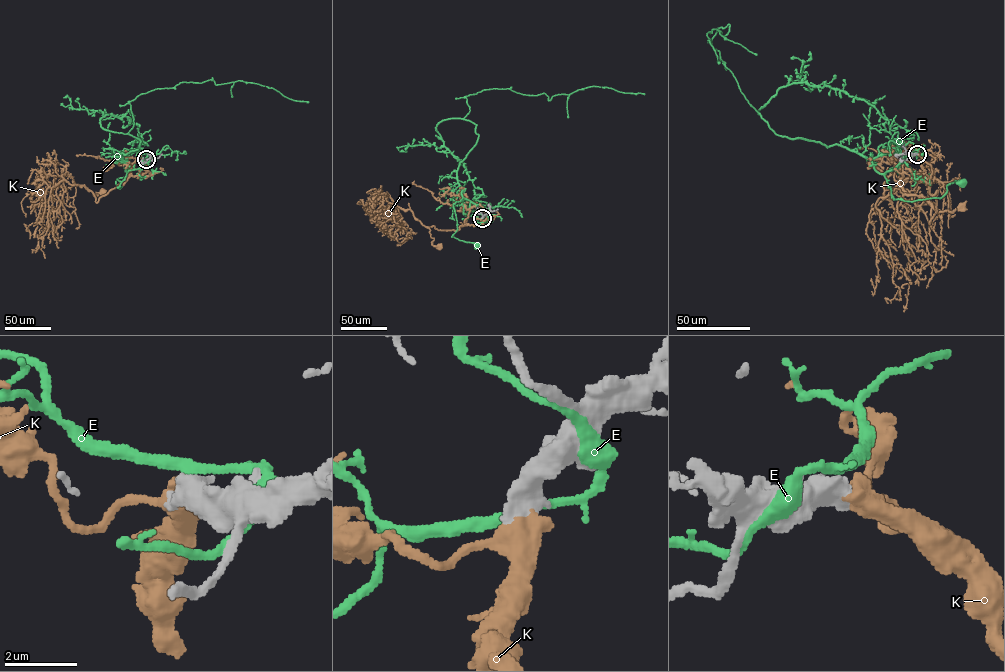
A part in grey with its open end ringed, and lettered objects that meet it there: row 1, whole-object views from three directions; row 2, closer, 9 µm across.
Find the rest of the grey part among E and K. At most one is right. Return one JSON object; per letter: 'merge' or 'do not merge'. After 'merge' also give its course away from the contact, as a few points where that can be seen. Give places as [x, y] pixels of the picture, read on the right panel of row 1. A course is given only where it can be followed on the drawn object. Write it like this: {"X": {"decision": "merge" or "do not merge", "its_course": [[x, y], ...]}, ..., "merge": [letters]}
{"E": {"decision": "do not merge"}, "K": {"decision": "merge", "its_course": [[917, 153], [931, 165], [929, 192], [937, 191], [930, 223], [932, 206], [952, 212], [962, 205]]}, "merge": ["K"]}

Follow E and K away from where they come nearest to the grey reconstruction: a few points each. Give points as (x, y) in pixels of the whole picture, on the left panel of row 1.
E: (146, 158), (139, 168), (126, 172), (117, 187), (121, 186), (116, 184), (119, 178), (141, 177)
K: (145, 159), (144, 174), (130, 176), (96, 202), (92, 192), (97, 195), (103, 191)

